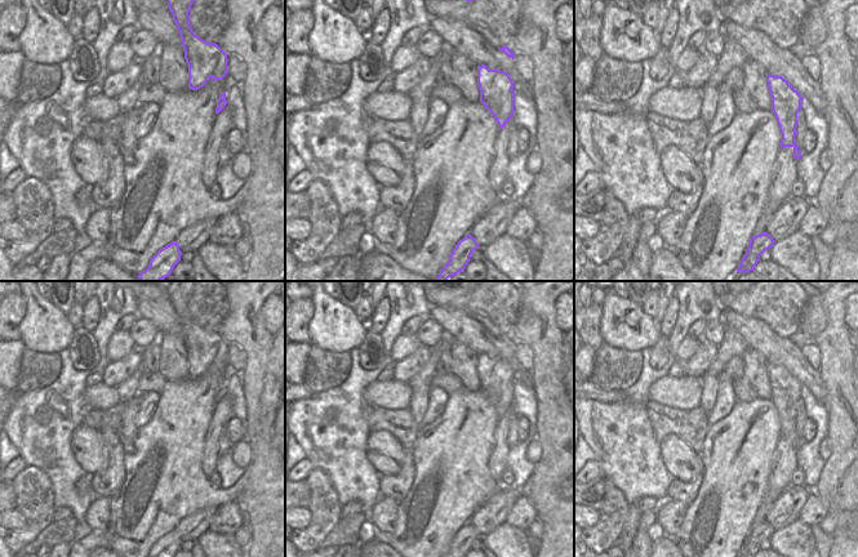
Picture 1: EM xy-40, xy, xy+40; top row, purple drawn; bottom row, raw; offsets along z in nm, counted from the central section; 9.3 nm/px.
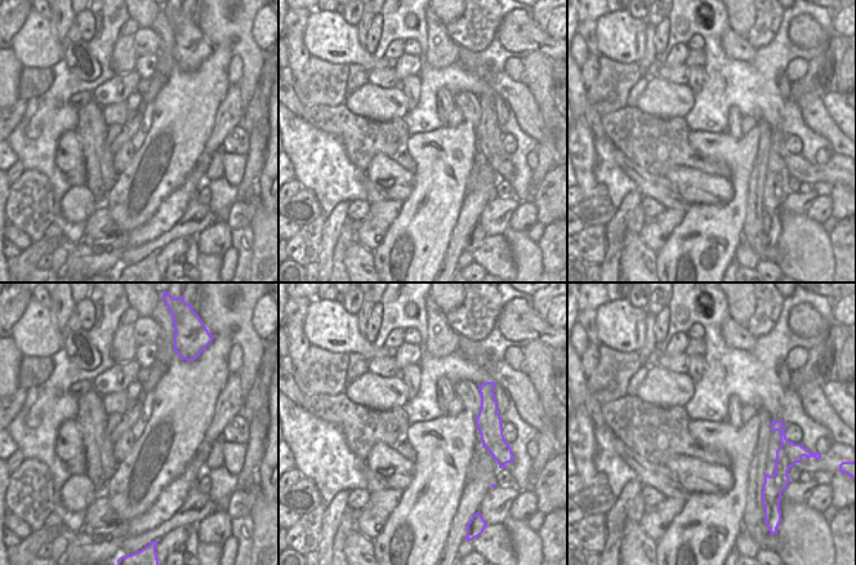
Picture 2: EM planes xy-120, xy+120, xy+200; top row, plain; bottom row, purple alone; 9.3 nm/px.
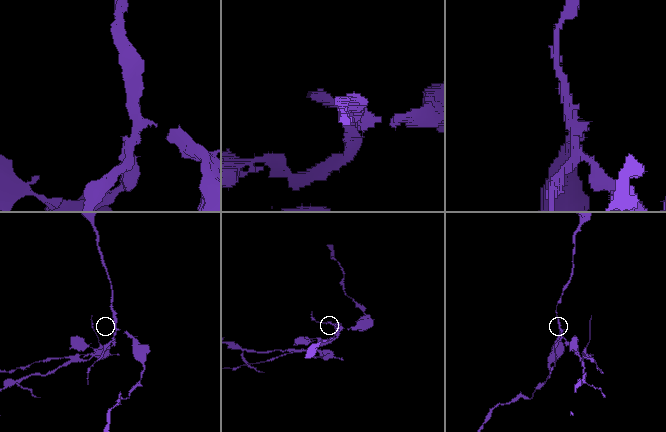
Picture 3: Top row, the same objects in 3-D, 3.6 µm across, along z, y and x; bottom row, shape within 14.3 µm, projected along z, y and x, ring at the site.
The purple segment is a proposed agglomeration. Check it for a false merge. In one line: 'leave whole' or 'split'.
split

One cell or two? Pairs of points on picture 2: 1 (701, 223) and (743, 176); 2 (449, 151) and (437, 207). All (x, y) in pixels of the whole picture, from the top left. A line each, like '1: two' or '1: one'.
1: one
2: one

